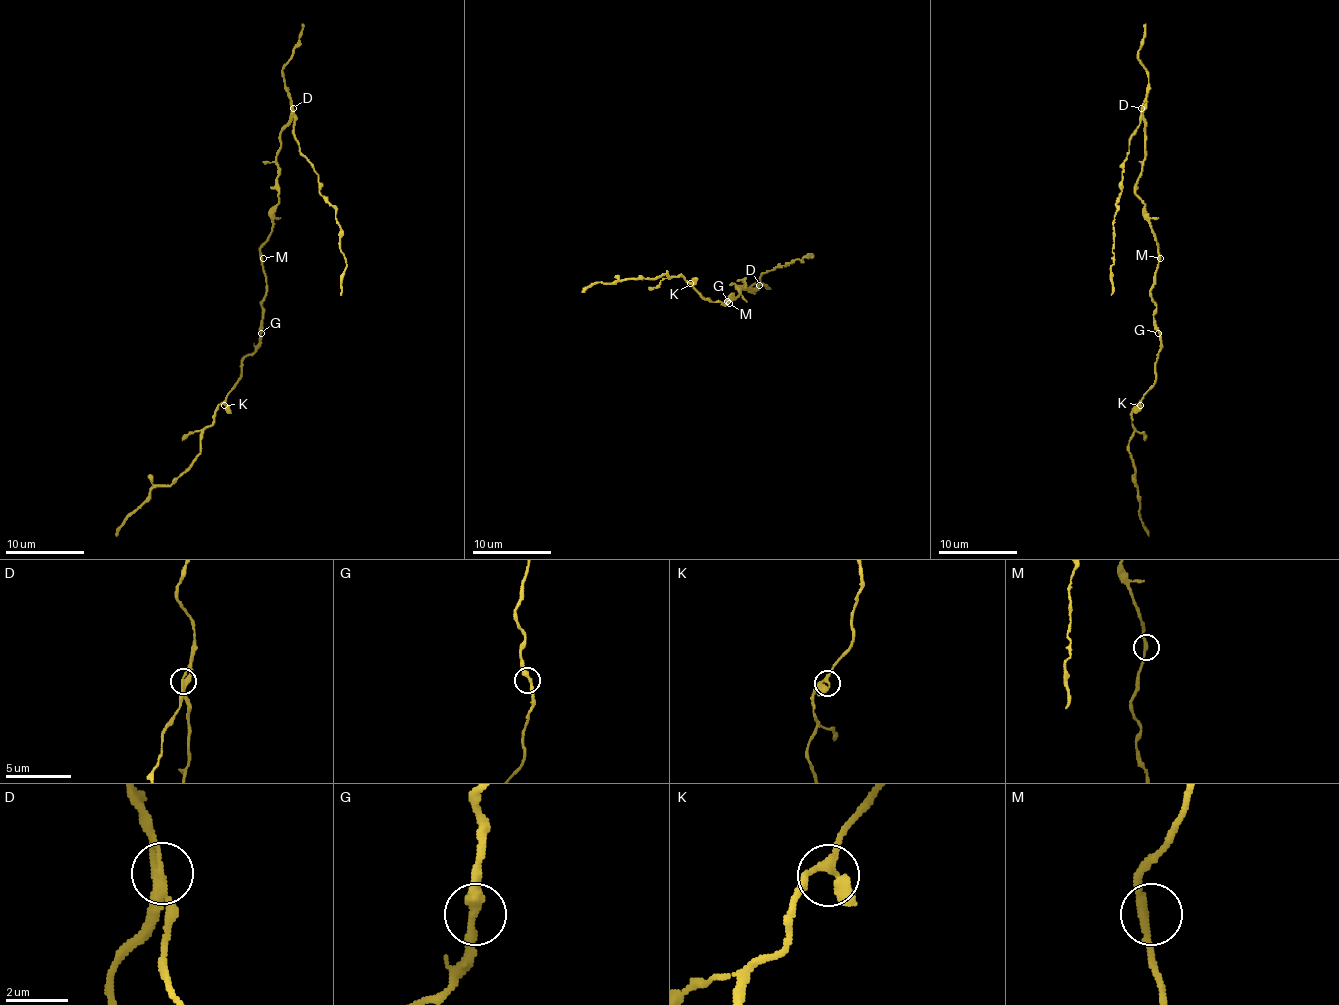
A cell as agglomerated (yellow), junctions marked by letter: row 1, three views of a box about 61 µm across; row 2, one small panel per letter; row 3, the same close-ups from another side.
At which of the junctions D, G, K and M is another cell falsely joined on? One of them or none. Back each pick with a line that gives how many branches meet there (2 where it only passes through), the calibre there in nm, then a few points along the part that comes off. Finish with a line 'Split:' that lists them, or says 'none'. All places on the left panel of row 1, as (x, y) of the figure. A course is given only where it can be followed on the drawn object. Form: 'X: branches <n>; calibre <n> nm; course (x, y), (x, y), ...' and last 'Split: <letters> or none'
D: branches 3; calibre 260 nm; course (292, 109), (298, 152), (318, 175), (320, 195), (336, 211), (340, 248), (345, 260), (340, 295)
Split: D

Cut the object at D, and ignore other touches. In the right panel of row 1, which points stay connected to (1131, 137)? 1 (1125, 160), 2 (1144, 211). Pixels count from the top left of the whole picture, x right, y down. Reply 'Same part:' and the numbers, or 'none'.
Same part: 1

